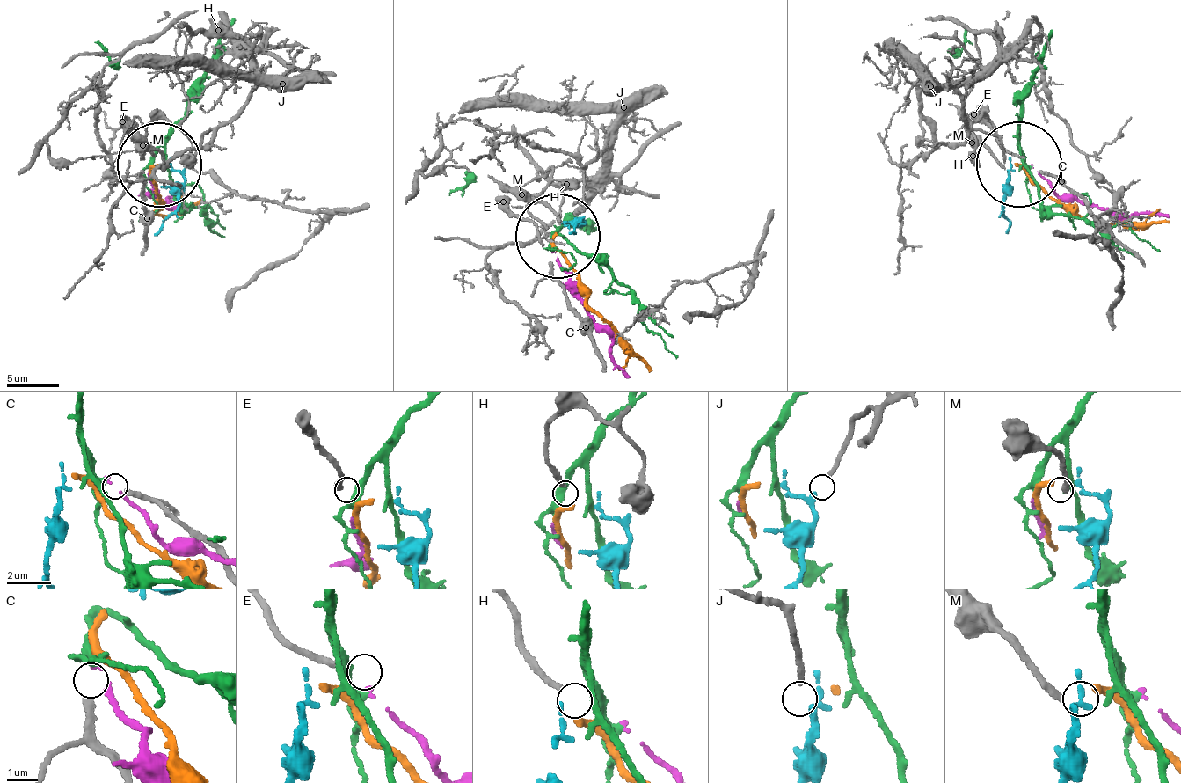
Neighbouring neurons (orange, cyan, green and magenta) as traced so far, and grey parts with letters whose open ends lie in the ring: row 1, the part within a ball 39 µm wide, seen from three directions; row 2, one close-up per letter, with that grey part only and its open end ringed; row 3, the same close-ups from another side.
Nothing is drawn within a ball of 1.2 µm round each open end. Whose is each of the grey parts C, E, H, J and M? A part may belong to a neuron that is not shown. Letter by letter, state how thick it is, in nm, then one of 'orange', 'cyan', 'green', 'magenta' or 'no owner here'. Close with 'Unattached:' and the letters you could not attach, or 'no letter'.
C: calibre 260 nm; green
E: calibre 200 nm; magenta
H: calibre 200 nm; no owner here
J: calibre 170 nm; cyan
M: calibre 220 nm; orange
Unattached: H

